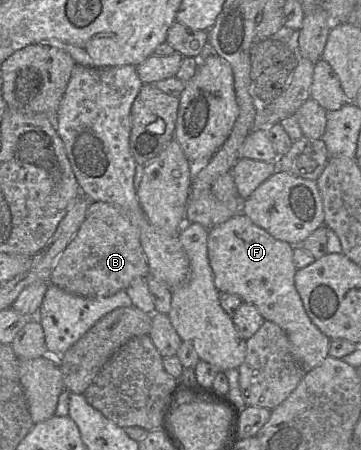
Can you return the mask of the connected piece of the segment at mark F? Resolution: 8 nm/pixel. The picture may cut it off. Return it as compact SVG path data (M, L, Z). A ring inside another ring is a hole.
M242 212L211 228L208 232L209 262L218 291L239 296L243 302L254 305L265 320L277 324L286 333L294 357L301 367L308 372L329 356L331 339L311 321L295 287L297 268L293 263L294 247L285 241L274 238Z

